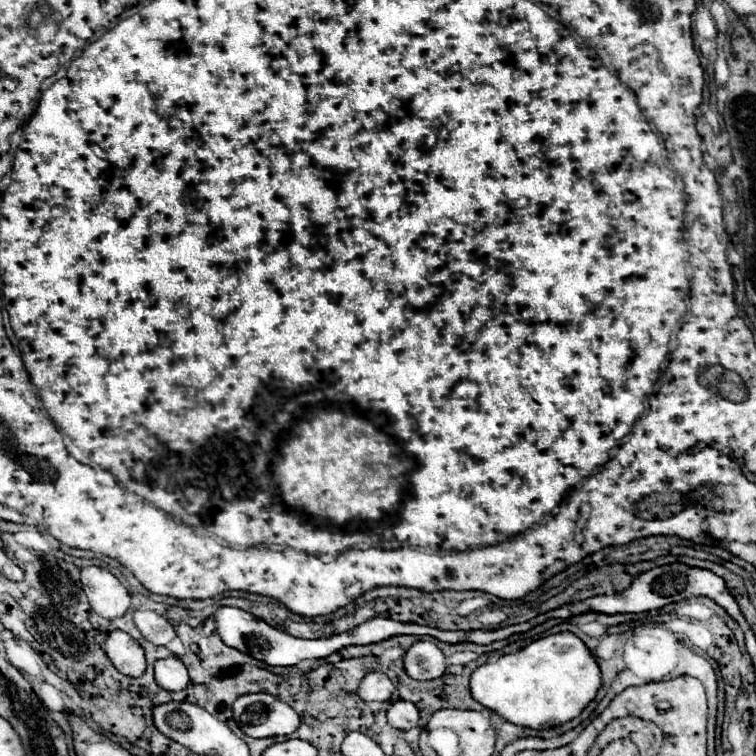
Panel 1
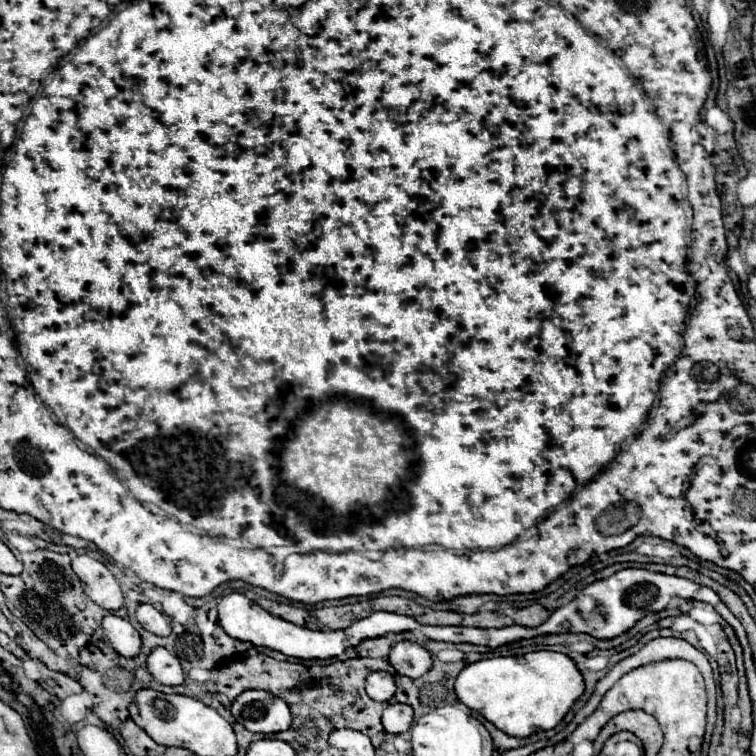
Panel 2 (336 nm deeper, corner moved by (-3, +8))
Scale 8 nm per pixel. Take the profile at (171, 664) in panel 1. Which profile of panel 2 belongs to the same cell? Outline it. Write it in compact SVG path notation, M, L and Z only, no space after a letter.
M156 647L148 655L148 671L162 685L180 685L184 681L184 671L180 661L164 647Z

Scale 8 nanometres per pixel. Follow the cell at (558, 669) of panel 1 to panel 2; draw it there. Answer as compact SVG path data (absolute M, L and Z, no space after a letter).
M532 651L516 657L494 657L466 665L456 677L458 699L482 713L500 731L528 737L534 729L554 729L572 703L584 693L584 679L576 663L556 651Z

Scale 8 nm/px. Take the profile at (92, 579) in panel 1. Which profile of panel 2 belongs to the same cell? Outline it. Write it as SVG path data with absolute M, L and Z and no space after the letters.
M76 555L72 559L72 569L82 581L84 593L100 607L116 611L124 607L124 595L116 577L108 571L104 563L88 555Z

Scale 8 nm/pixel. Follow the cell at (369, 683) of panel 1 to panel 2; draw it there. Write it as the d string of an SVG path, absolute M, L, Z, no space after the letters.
M374 671L366 677L366 693L374 701L390 701L396 693L394 677L386 671Z

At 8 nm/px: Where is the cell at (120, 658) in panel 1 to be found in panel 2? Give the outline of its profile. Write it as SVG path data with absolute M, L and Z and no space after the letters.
M106 615L102 619L102 629L112 643L112 647L122 655L122 657L136 657L140 653L142 641L138 631L130 625L128 619L116 617L116 615Z

